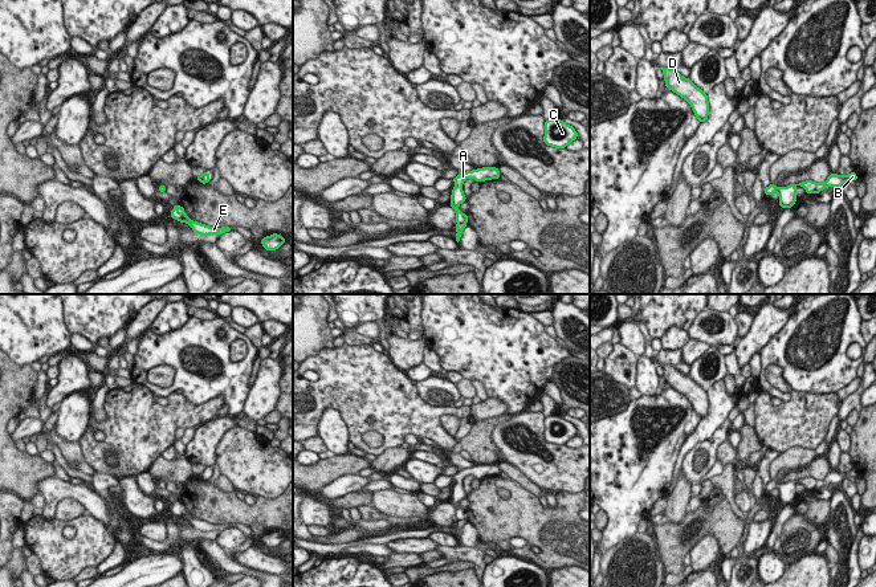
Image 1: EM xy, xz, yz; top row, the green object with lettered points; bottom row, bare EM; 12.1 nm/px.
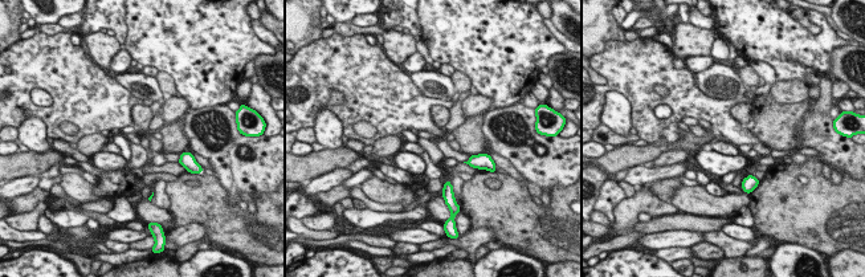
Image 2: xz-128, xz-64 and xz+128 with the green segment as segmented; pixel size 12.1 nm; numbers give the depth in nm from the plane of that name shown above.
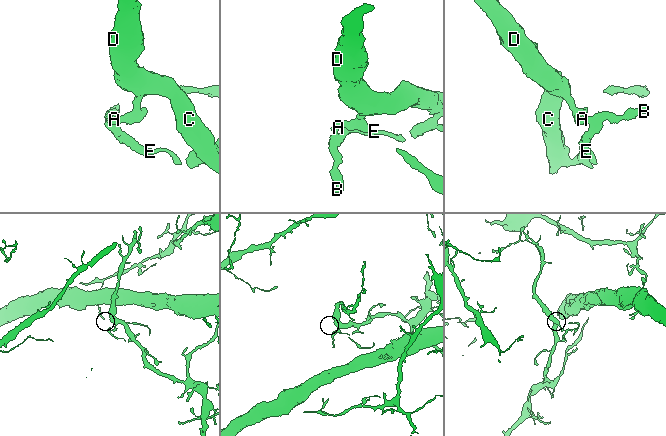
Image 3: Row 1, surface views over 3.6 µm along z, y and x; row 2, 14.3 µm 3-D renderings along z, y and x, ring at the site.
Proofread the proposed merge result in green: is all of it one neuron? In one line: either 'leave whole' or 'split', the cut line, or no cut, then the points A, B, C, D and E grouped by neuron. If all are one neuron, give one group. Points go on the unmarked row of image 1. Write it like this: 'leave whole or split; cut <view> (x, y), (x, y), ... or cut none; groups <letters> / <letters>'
leave whole; cut none; groups A B C D E

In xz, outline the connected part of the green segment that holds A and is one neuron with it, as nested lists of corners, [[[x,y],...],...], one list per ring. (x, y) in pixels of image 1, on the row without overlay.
[[[481,464],[478,466],[472,466],[466,469],[460,469],[456,474],[453,474],[453,480],[456,481],[455,485],[452,485],[451,492],[451,504],[456,507],[456,527],[457,531],[455,534],[456,539],[460,541],[460,534],[463,530],[463,526],[468,522],[468,511],[459,507],[459,502],[464,498],[466,498],[466,494],[463,488],[463,480],[465,476],[473,474],[474,478],[484,478],[484,477],[492,477],[492,476],[500,476],[501,469],[497,464]]]

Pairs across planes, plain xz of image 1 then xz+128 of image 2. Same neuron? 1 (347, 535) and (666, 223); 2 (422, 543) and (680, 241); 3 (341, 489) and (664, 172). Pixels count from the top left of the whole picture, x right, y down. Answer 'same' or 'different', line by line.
1: same
2: same
3: same

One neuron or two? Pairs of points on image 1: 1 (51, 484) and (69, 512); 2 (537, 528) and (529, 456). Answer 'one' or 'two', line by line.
1: two
2: two

